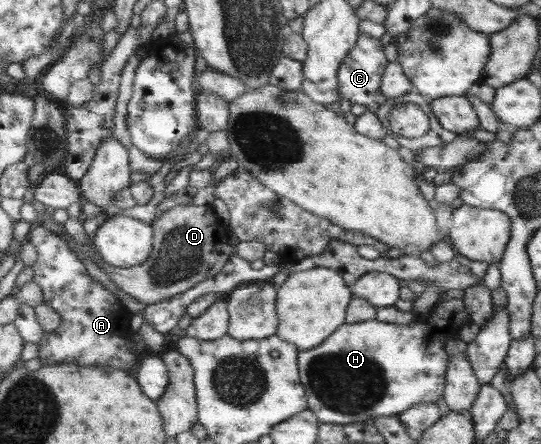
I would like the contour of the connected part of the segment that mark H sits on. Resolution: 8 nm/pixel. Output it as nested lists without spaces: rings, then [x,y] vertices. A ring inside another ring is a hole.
[[[440,296],[439,302],[436,302],[435,305],[432,306],[432,310],[430,312],[430,319],[428,320],[426,317],[419,318],[416,320],[415,324],[390,324],[388,322],[380,322],[378,320],[368,320],[365,322],[358,322],[358,323],[345,323],[343,326],[338,327],[338,330],[335,330],[322,344],[316,346],[316,348],[312,348],[310,350],[299,350],[304,351],[304,354],[300,354],[300,370],[304,370],[304,386],[308,386],[308,409],[310,409],[315,415],[316,418],[321,423],[334,423],[334,424],[354,424],[356,422],[364,422],[371,421],[376,416],[396,416],[396,414],[399,414],[399,412],[404,412],[404,410],[408,410],[410,406],[414,406],[414,404],[426,404],[426,402],[436,402],[439,398],[443,397],[443,393],[445,390],[445,385],[447,384],[447,370],[448,370],[448,362],[450,362],[450,355],[446,353],[446,350],[444,349],[444,346],[446,346],[446,342],[450,340],[450,338],[457,338],[458,331],[462,328],[463,325],[471,324],[471,315],[467,312],[467,307],[464,305],[463,300],[459,300],[459,298],[450,298],[450,300],[444,300]]]

